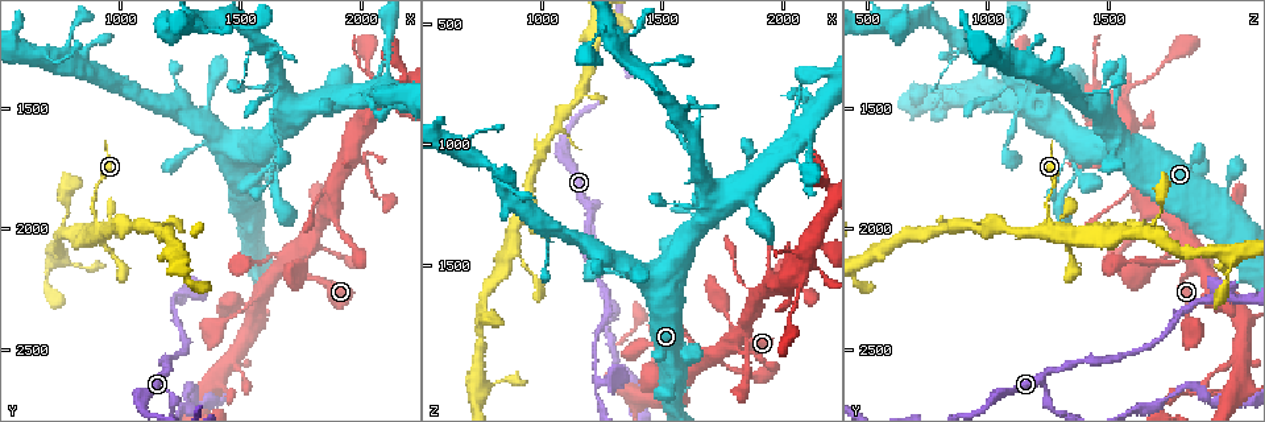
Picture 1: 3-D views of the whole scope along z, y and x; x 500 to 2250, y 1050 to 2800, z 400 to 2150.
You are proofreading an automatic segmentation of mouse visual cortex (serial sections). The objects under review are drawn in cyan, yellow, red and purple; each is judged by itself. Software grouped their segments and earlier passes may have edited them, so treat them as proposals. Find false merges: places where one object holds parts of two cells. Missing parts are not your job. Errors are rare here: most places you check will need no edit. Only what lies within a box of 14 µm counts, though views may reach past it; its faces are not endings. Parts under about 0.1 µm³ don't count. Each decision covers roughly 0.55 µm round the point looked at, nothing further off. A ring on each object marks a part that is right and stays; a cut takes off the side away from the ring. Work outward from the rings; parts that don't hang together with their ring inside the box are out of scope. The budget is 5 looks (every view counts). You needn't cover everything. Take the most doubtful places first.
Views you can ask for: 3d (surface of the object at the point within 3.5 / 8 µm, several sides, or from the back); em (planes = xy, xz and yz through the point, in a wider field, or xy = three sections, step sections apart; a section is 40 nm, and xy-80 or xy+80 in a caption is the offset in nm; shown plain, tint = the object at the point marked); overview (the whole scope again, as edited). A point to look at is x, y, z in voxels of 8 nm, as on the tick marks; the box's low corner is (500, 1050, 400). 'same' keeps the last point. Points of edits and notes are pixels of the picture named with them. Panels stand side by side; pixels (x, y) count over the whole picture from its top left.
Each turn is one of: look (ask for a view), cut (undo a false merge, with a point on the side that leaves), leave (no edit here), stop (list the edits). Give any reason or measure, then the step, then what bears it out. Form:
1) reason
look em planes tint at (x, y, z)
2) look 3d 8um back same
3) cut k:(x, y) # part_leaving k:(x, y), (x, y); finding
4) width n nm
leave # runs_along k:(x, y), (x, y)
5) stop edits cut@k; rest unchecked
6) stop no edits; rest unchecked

look 3d 3.5um at (1630, 2100, 1820)

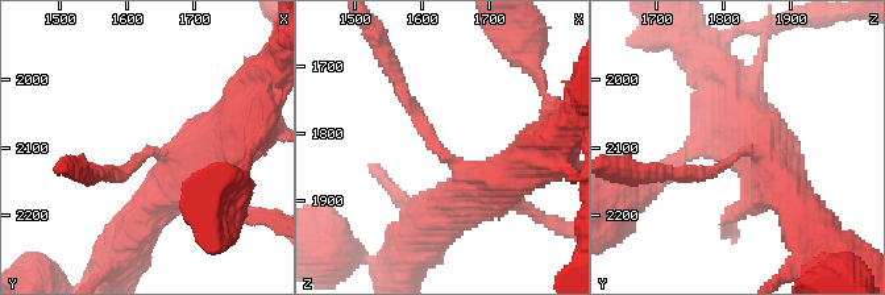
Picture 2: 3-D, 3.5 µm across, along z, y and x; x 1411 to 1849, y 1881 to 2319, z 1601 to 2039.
arm_widths 150, 500 nm; need the tissue
look em planes tint at (1630, 2110, 1830)

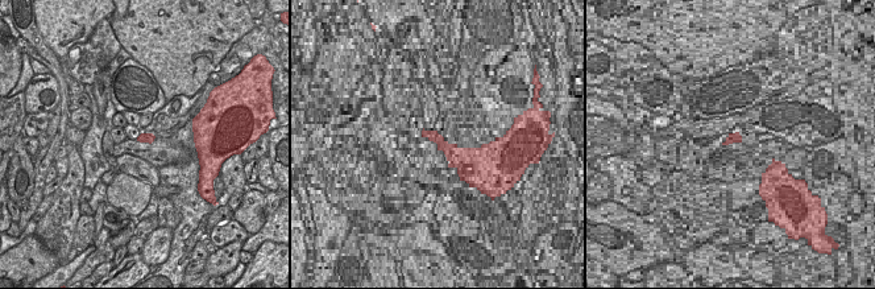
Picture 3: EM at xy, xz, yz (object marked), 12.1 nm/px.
leave # all the same cell

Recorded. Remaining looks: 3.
three arms meet
look 3d 3.5um at (1220, 2280, 1970)

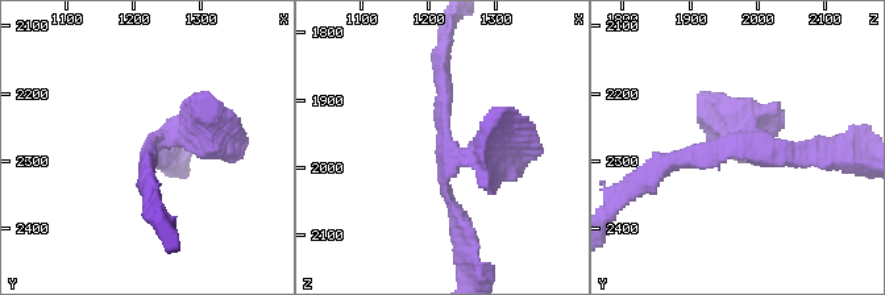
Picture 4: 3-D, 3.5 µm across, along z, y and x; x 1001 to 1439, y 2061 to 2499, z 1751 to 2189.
leave # runs_along 4:(440, 61), (444, 145), (512, 145); continuous, no second cell

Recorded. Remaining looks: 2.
stop no edits; rest unchecked

